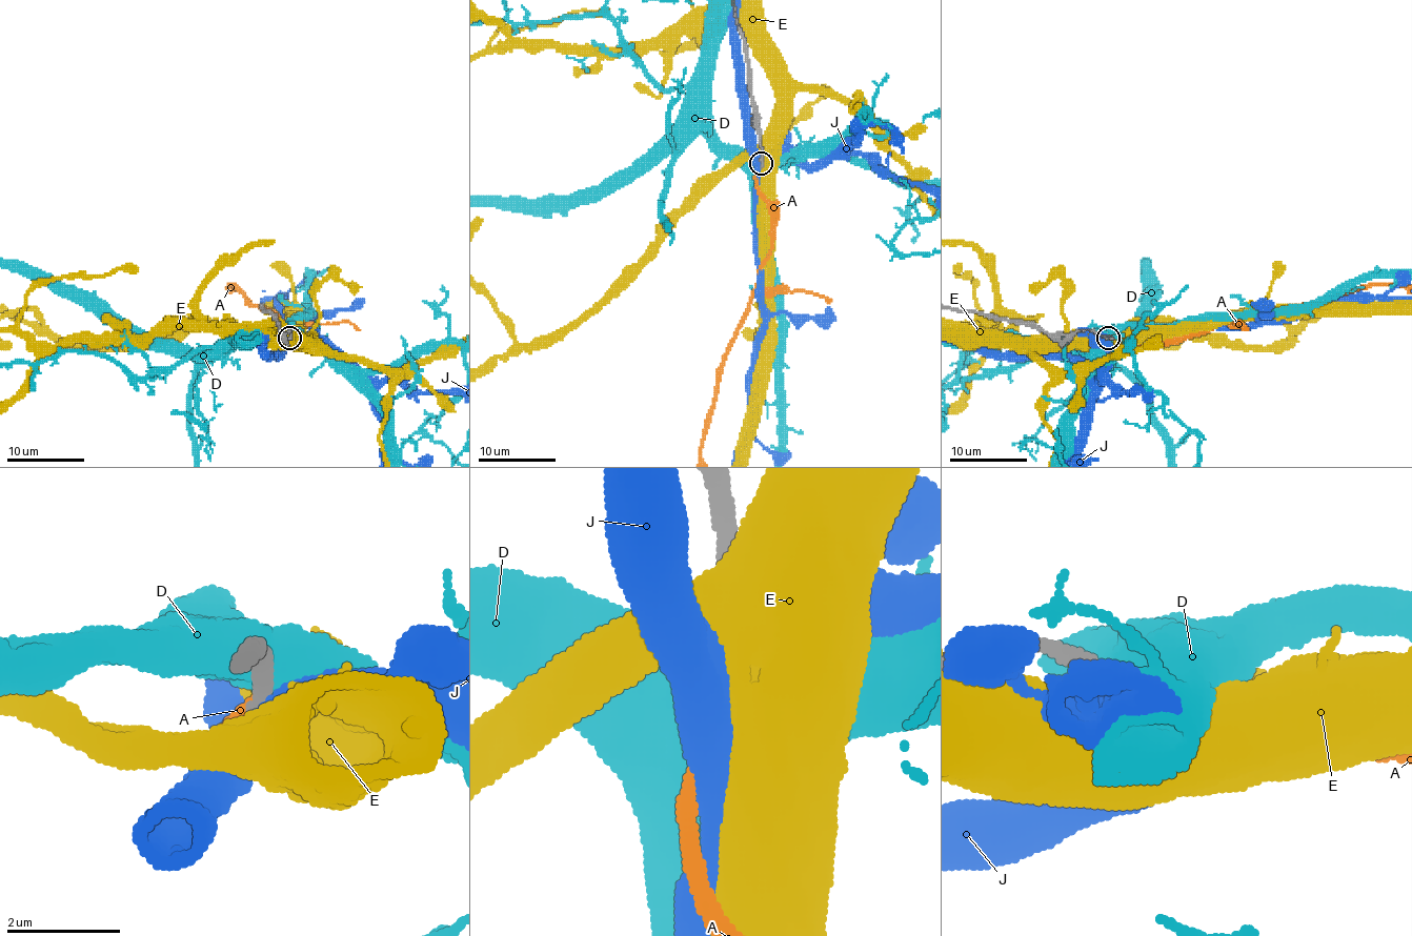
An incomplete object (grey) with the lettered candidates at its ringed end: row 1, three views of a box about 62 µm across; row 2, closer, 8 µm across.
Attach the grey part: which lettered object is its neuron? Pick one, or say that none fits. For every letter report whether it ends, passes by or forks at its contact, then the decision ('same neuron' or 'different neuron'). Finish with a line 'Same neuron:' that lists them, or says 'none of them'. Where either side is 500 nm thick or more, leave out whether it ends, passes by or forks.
A: it ends; same neuron
D: different neuron
E: different neuron
J: different neuron
Same neuron: A

